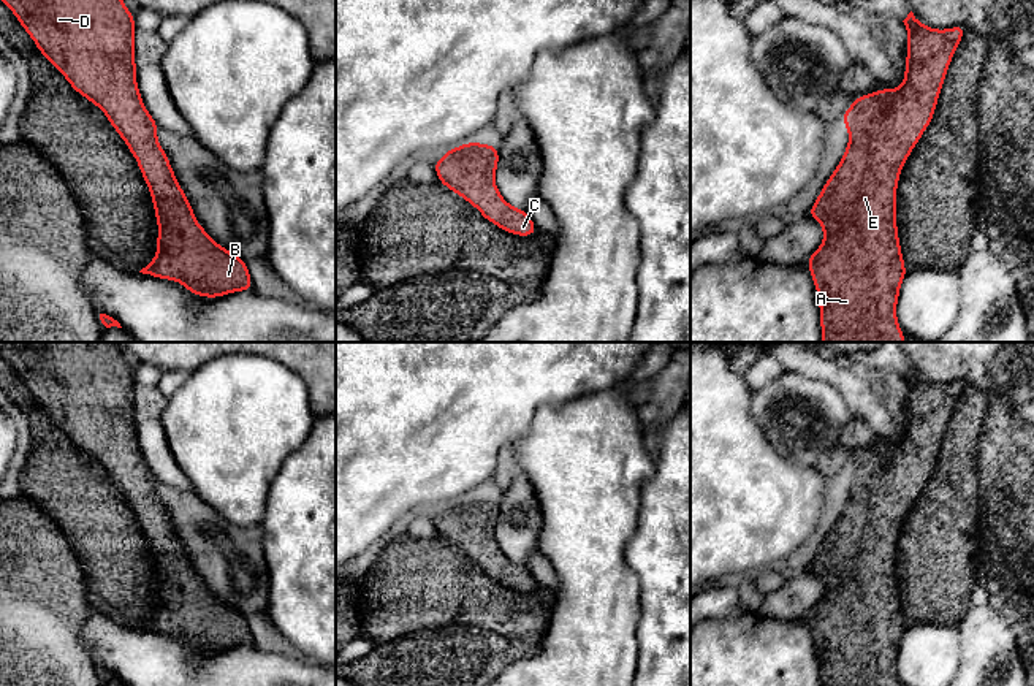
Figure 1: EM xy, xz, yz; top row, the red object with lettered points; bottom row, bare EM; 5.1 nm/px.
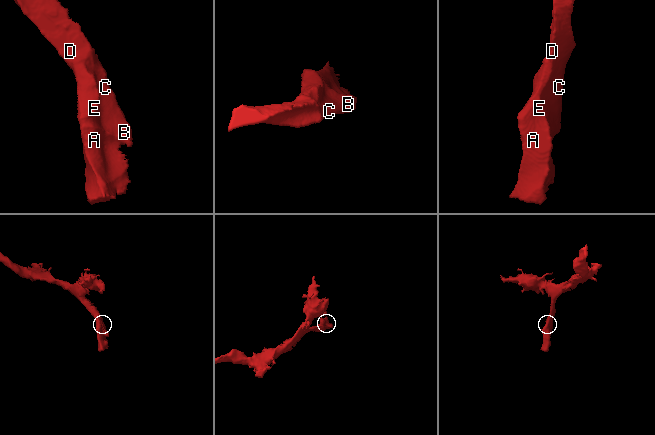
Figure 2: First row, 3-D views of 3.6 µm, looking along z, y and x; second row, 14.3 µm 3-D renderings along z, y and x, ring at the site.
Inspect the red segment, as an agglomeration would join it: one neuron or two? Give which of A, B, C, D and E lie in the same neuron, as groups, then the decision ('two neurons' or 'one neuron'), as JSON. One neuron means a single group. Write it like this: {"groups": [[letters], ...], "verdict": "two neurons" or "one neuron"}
{"groups": [["A", "B", "C", "D", "E"]], "verdict": "one neuron"}

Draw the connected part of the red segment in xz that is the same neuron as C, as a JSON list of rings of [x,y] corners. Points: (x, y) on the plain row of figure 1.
[[[466,497],[447,505],[432,521],[439,537],[477,562],[483,574],[516,591],[532,591],[538,585],[524,564],[508,559],[496,542],[499,502]]]

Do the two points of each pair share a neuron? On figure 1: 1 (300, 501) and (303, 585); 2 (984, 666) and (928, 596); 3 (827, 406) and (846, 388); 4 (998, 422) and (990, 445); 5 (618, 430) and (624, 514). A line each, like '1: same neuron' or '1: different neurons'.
1: same neuron
2: different neurons
3: different neurons
4: same neuron
5: same neuron

